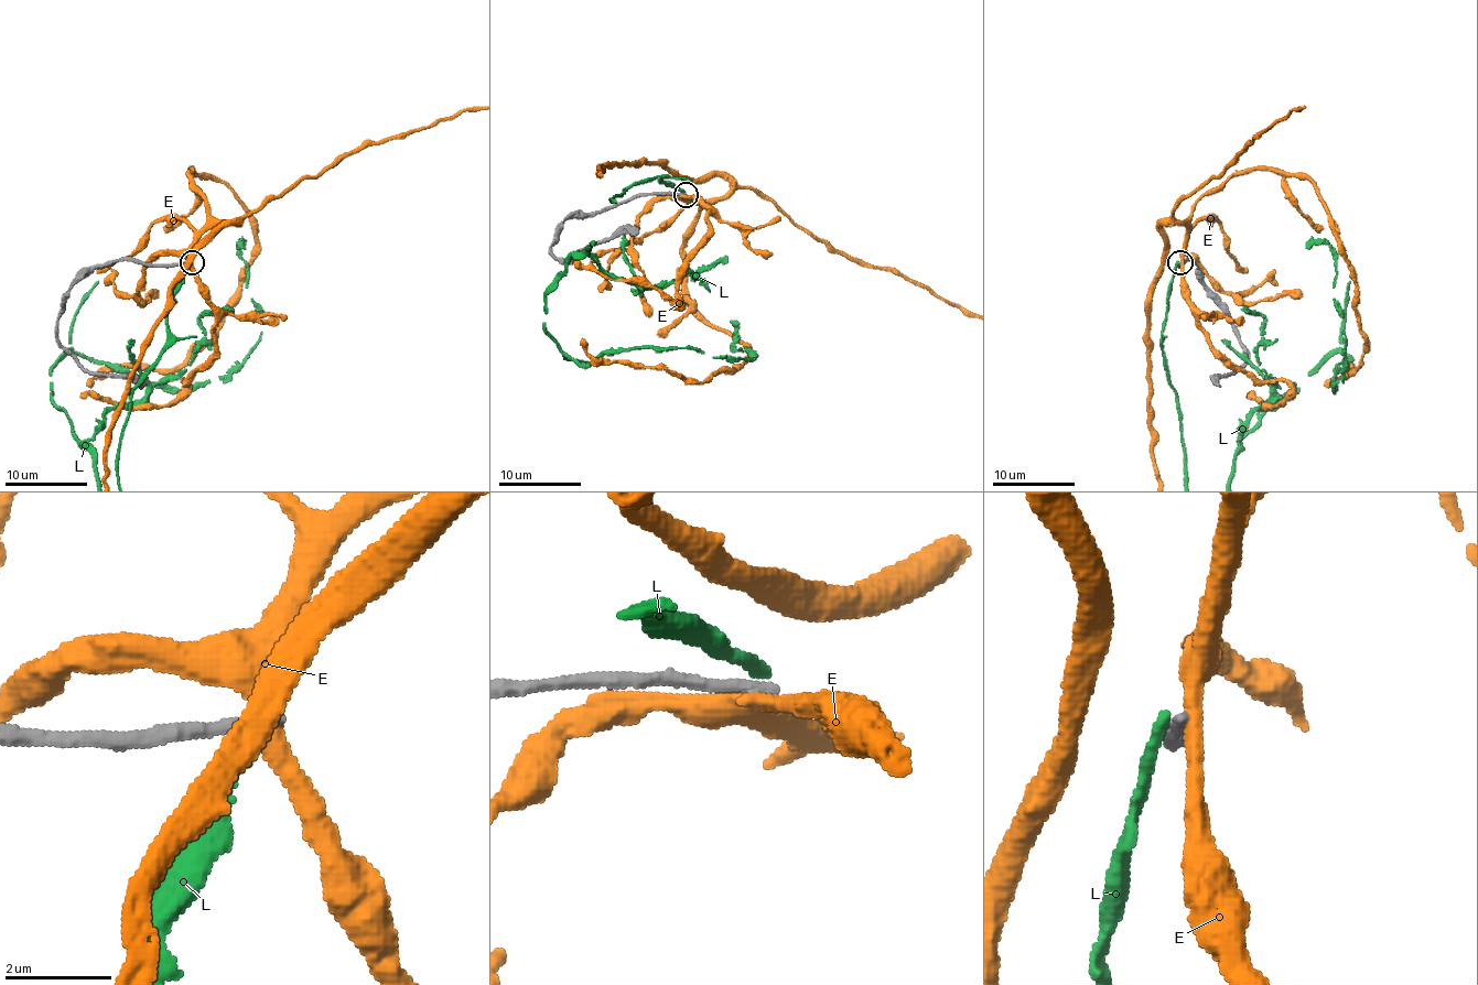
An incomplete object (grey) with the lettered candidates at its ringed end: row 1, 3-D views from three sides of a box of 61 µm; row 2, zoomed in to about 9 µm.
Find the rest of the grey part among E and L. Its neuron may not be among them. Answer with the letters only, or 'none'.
none

